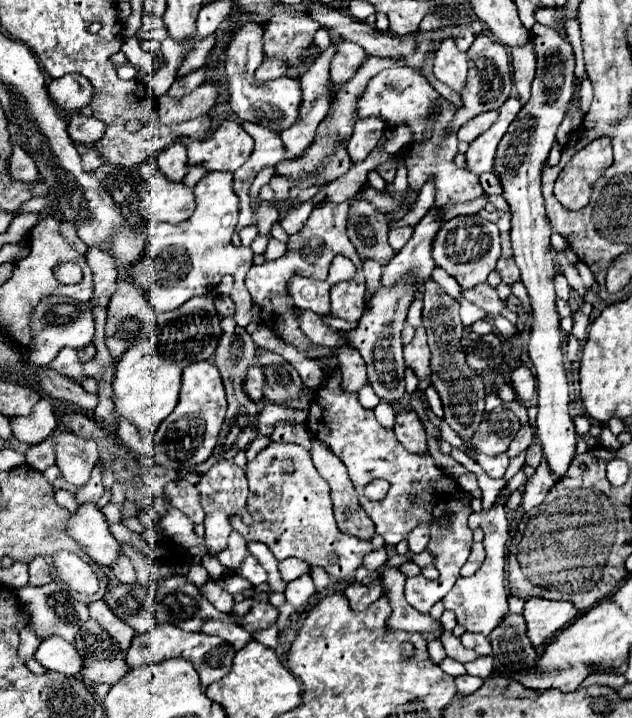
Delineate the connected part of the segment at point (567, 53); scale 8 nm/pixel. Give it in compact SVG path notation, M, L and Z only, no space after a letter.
M534 24L532 44L536 52L536 78L532 82L532 96L518 112L516 120L510 124L508 132L502 136L496 150L494 174L500 178L504 198L512 214L512 252L516 266L522 272L522 282L530 296L532 312L532 334L530 334L530 360L536 368L538 380L538 430L536 436L542 442L544 458L550 464L550 470L556 478L562 478L576 456L576 428L568 412L568 376L564 368L564 350L562 350L562 330L560 316L556 310L556 292L554 292L554 262L550 250L550 224L544 210L544 200L540 192L542 166L548 160L550 148L554 144L556 130L566 114L566 108L574 94L574 52L566 38L560 36L556 28Z

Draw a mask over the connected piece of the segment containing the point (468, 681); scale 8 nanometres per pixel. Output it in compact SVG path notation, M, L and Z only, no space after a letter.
M462 675L455 678L455 684L459 693L469 695L482 686L482 678L471 675Z

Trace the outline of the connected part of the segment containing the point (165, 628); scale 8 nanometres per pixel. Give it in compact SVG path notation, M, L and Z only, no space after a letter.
M156 624L150 632L146 634L138 634L132 640L132 646L126 652L126 664L130 668L138 668L144 664L152 664L152 662L164 662L170 658L186 658L194 664L202 686L210 686L212 682L218 682L220 678L224 678L230 668L232 668L232 658L234 658L236 650L232 648L232 644L220 640L218 636L208 636L202 632L186 632L182 628L176 628L174 624Z

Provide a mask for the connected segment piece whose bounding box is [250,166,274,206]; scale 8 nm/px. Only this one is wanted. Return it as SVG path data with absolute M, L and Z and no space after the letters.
M274 166L262 168L262 170L258 172L258 176L256 176L256 180L254 180L252 188L250 188L250 198L252 198L252 206L254 206L256 198L258 198L258 192L260 192L260 188L262 188L264 184L268 184L268 180L270 180L272 176L274 176Z

